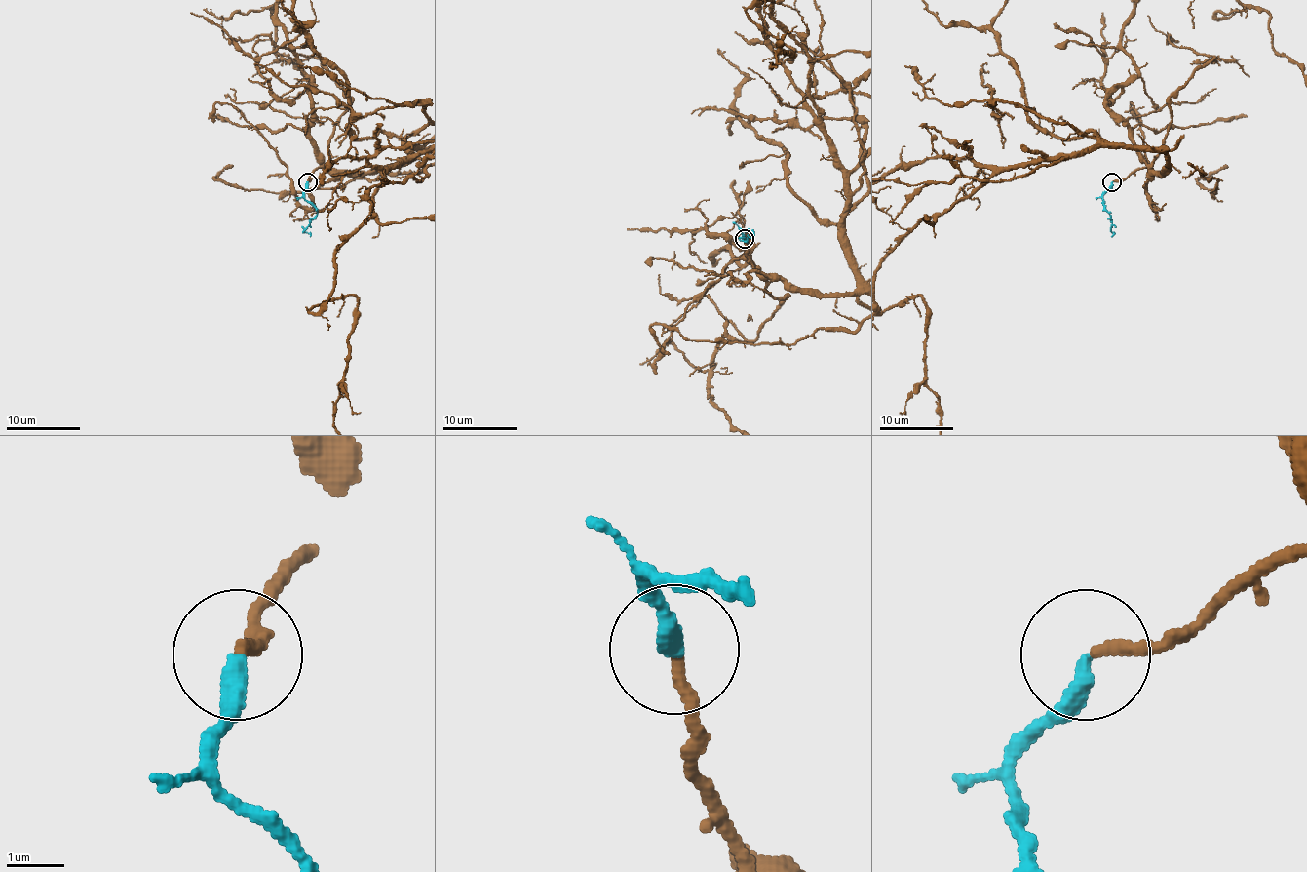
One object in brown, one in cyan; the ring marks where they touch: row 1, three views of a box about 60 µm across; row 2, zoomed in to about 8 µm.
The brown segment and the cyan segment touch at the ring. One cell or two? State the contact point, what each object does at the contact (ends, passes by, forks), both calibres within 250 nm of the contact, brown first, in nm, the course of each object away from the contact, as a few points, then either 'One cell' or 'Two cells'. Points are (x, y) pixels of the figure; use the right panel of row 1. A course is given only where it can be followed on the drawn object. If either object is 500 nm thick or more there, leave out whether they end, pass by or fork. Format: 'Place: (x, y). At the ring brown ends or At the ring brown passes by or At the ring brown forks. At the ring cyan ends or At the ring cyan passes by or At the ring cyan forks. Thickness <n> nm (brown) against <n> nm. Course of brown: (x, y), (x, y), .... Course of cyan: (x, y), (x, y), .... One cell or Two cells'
Place: (1112, 181). At the ring brown ends. At the ring cyan ends. Thickness 200 nm (brown) against 320 nm. Course of cyan: (1112, 181), (1103, 198), (1114, 233), (1110, 237). One cell

